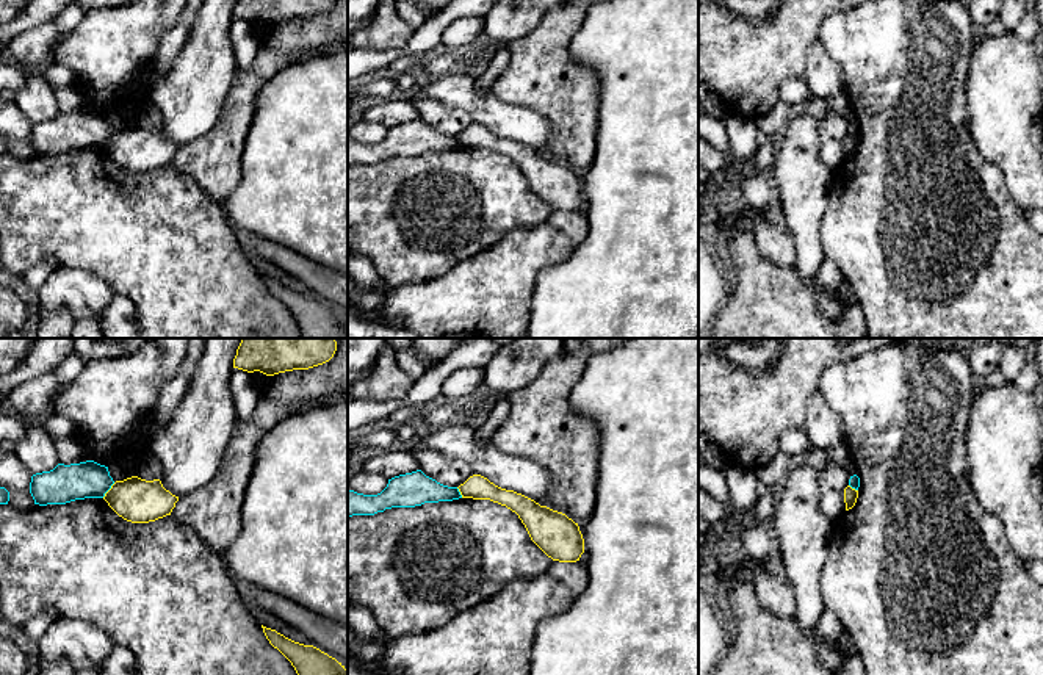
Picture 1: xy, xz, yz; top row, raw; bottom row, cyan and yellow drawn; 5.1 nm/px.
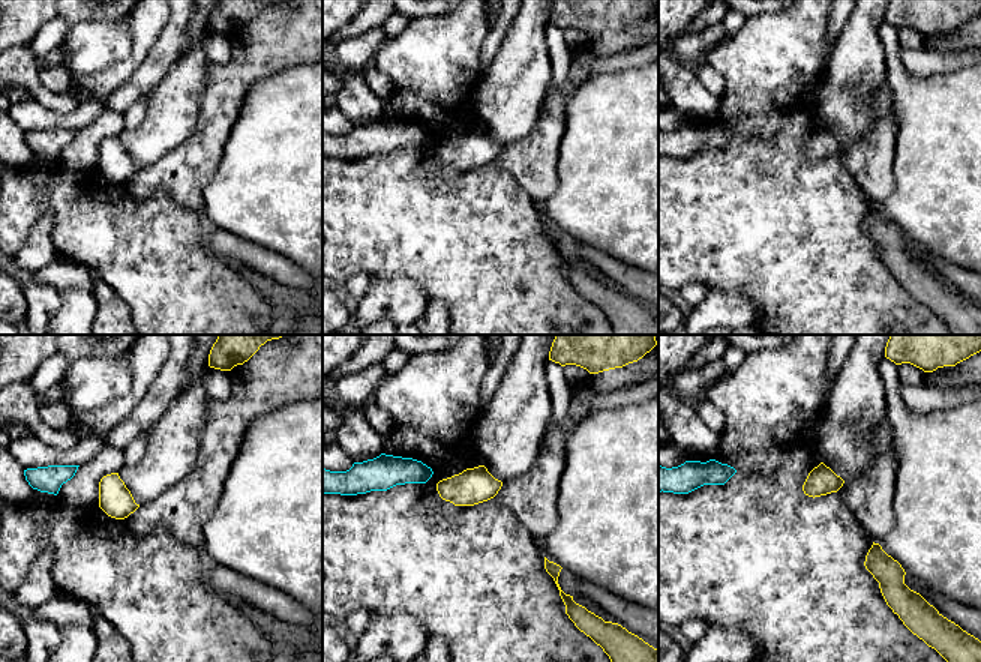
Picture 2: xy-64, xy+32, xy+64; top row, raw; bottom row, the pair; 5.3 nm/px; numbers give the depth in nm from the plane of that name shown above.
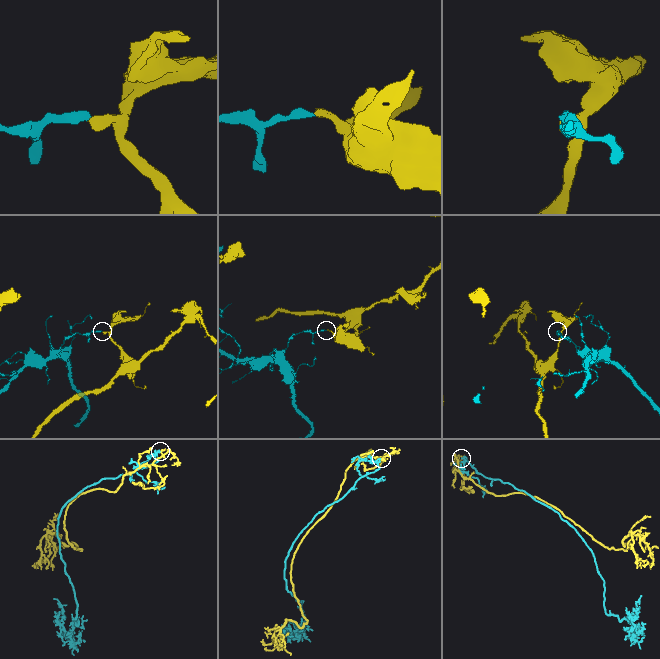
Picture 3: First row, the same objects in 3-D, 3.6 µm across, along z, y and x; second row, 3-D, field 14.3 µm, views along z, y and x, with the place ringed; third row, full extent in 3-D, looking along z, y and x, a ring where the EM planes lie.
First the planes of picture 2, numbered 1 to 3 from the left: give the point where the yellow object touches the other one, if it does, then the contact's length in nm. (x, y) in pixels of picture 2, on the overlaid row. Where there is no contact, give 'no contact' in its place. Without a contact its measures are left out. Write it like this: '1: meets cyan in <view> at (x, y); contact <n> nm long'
1: no contact
2: no contact
3: no contact

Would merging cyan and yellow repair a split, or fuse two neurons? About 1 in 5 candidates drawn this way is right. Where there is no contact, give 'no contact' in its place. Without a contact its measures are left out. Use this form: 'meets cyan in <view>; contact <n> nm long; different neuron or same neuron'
meets cyan in xy; contact 100 nm long; different neuron

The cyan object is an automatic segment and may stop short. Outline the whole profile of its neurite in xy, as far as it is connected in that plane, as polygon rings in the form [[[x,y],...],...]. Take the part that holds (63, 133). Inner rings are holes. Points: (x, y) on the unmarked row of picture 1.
[[[94,110],[58,113],[50,121],[31,125],[30,143],[34,153],[66,153],[85,147],[103,147],[114,133],[108,116]]]

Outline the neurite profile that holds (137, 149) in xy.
[[[132,125],[116,130],[103,149],[124,169],[149,172],[171,164],[179,146],[166,139],[160,128],[146,130]]]

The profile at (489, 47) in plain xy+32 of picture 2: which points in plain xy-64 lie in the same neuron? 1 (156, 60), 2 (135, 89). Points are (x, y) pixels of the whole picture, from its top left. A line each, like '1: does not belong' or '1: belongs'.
1: belongs
2: belongs

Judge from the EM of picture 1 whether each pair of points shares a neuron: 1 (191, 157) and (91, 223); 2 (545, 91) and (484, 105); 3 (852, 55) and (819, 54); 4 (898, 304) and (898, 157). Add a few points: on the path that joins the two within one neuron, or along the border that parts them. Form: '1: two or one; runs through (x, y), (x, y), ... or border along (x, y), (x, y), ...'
1: two; border along (168, 165), (187, 173), (204, 190)
2: two; border along (490, 93), (508, 104), (530, 107), (534, 111)
3: two; border along (818, 39), (843, 69), (846, 86)
4: one; runs through (898, 268), (898, 193)

